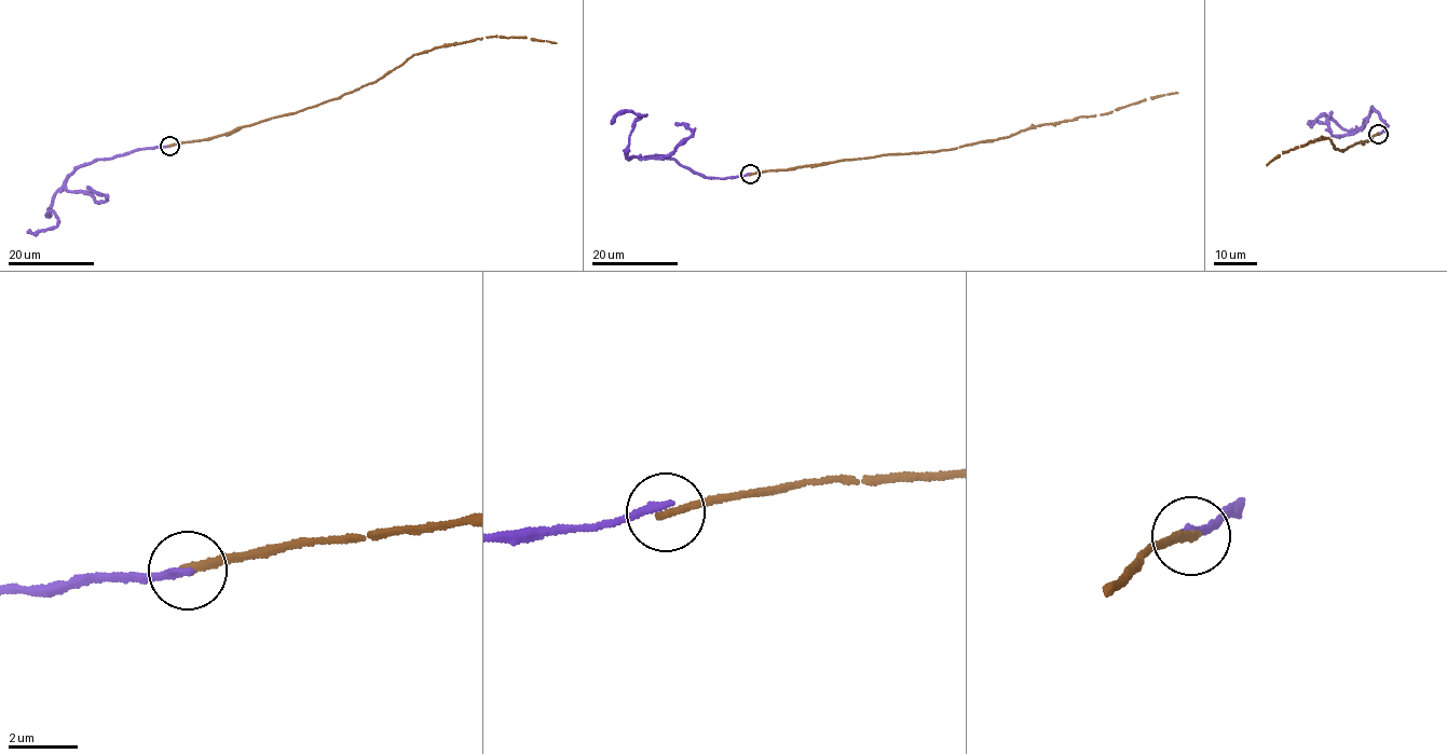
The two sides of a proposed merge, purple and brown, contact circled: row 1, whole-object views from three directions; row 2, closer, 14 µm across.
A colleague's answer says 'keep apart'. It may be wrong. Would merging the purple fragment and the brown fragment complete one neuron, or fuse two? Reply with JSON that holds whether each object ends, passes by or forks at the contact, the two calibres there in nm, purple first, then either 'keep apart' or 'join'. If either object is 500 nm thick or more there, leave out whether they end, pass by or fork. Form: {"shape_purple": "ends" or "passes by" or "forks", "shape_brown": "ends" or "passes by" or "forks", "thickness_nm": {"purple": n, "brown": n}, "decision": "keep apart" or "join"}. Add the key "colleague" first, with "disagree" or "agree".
{"colleague": "agree", "shape_purple": "ends", "shape_brown": "ends", "thickness_nm": {"purple": 200, "brown": 240}, "decision": "keep apart"}

